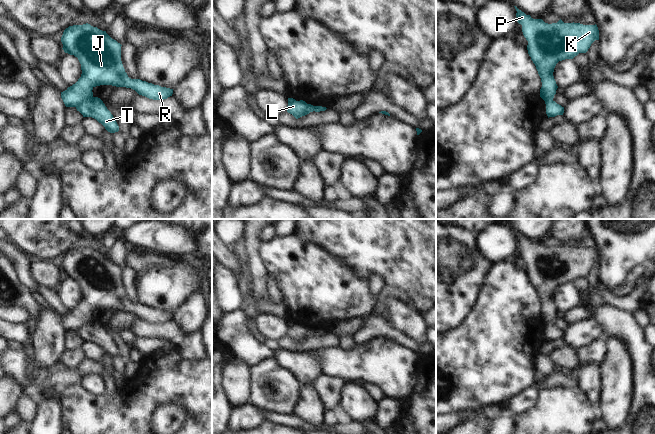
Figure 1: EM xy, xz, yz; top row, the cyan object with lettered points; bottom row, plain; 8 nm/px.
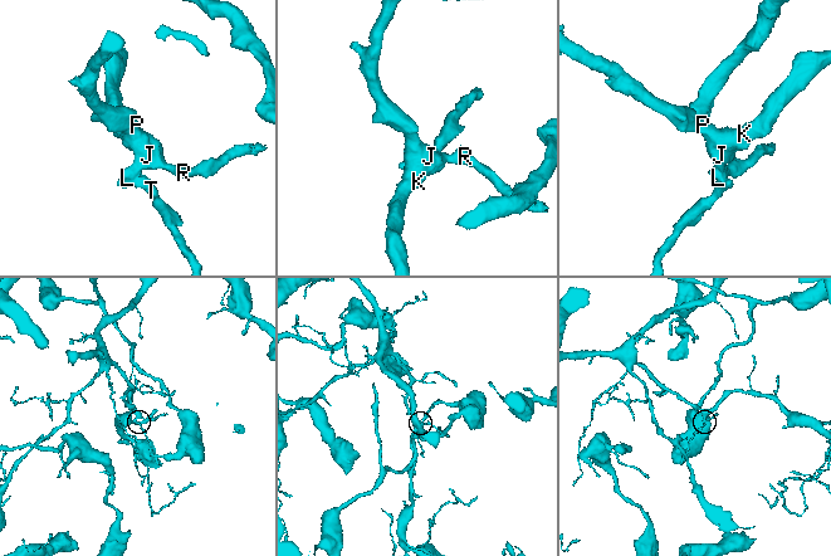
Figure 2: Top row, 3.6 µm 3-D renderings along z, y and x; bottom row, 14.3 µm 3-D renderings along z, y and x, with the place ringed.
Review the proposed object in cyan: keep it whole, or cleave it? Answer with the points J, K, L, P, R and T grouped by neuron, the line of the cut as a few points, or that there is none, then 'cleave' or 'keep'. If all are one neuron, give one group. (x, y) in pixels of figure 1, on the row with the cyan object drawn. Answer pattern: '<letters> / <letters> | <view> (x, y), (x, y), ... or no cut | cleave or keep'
J K L P R / T | xy (92, 96), (83, 100), (76, 107) | cleave

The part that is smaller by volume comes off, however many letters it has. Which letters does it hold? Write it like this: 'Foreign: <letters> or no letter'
Foreign: T

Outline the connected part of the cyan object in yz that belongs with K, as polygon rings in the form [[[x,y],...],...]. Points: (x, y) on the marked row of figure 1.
[[[514,7],[517,22],[522,25],[523,35],[528,41],[528,54],[541,78],[540,97],[544,101],[553,101],[558,88],[553,76],[556,64],[586,53],[591,44],[599,40],[598,27],[596,24],[564,23],[561,19],[548,24]]]

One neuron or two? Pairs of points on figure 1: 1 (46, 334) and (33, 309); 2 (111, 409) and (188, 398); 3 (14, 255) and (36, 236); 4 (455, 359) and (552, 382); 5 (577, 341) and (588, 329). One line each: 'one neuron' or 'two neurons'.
1: two neurons
2: one neuron
3: two neurons
4: two neurons
5: one neuron

